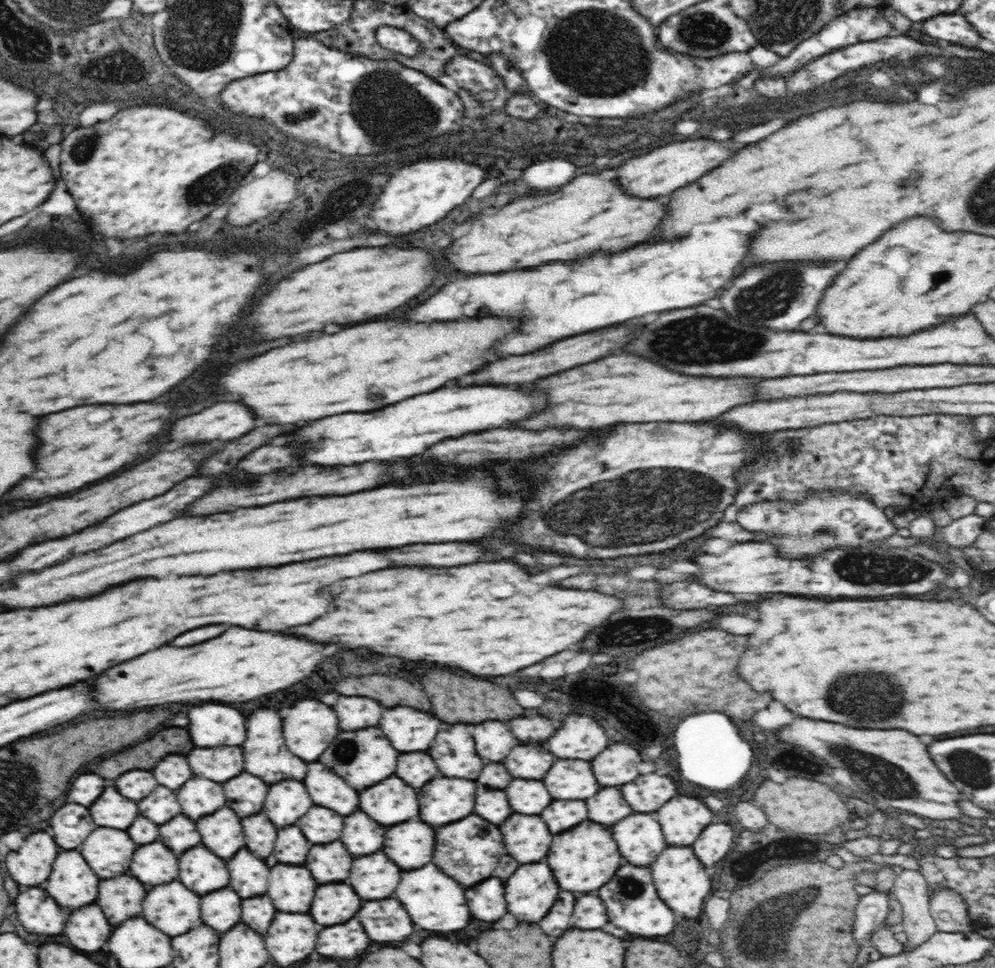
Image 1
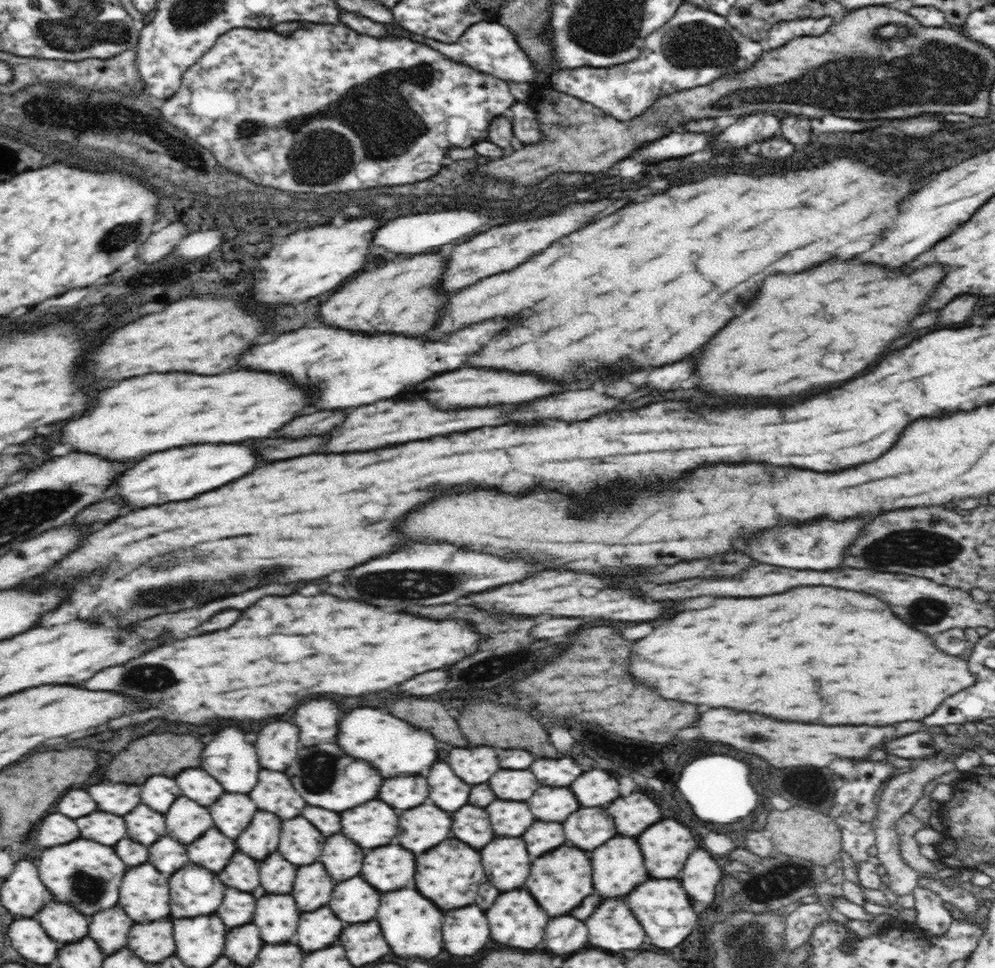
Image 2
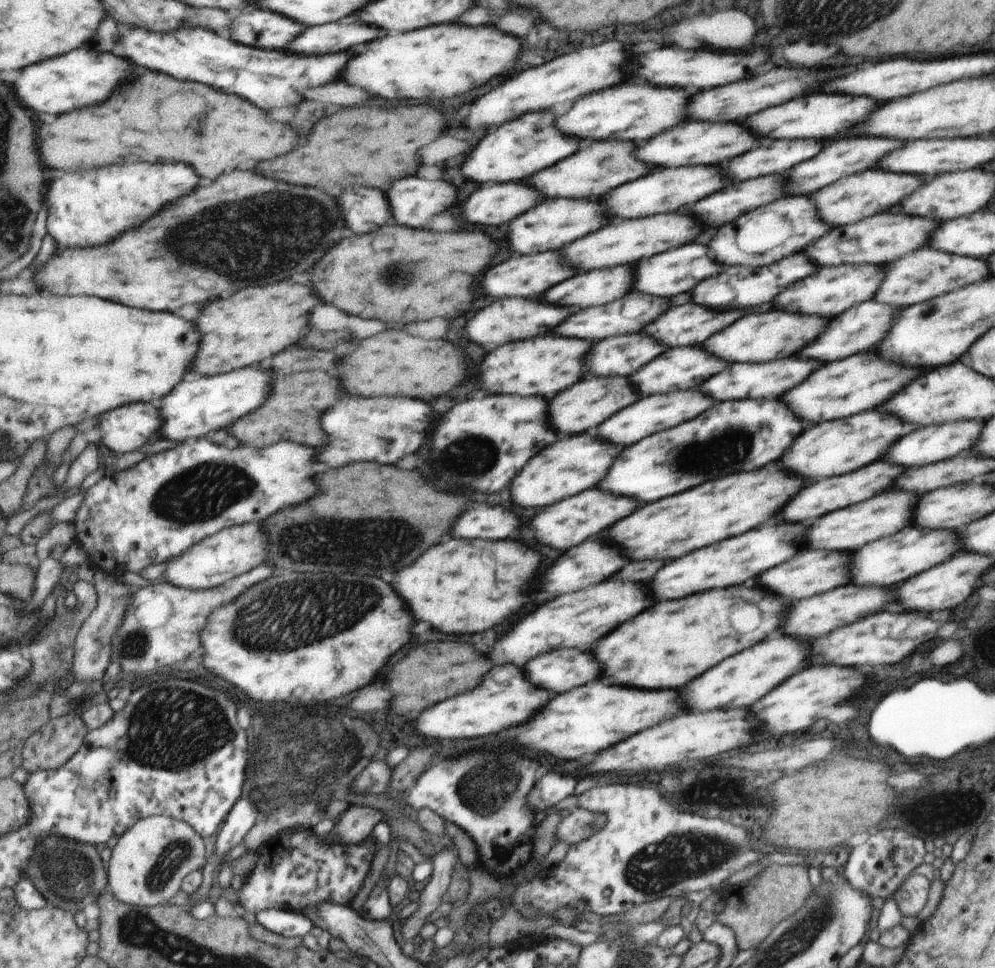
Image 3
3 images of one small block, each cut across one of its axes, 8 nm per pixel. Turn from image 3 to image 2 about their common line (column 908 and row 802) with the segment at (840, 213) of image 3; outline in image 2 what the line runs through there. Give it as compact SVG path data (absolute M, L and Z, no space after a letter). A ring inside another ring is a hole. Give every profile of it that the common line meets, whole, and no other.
M180 796L166 812L166 832L176 836L176 840L182 844L198 840L208 828L214 828L208 808L196 804L186 796Z

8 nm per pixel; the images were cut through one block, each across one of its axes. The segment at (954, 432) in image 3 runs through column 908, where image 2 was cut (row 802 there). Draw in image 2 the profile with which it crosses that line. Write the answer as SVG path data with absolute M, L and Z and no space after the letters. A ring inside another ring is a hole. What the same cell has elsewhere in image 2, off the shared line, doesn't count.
M438 762L430 768L428 774L430 784L430 800L444 808L446 812L456 812L464 804L468 804L470 786L464 784L446 762Z

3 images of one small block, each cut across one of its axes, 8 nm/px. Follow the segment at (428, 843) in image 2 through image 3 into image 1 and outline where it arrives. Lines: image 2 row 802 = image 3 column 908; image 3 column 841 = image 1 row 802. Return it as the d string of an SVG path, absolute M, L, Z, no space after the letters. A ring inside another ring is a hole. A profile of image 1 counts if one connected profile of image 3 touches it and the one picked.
M434 778L420 788L420 820L444 826L472 814L476 784L460 778Z

